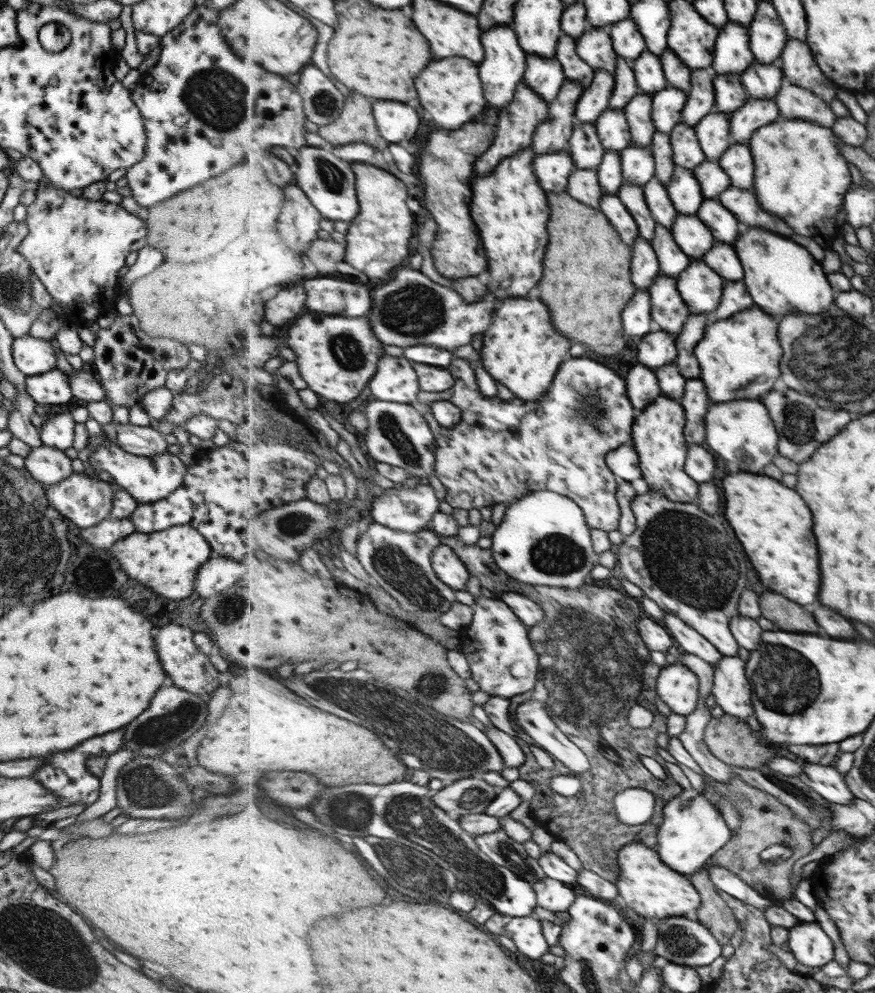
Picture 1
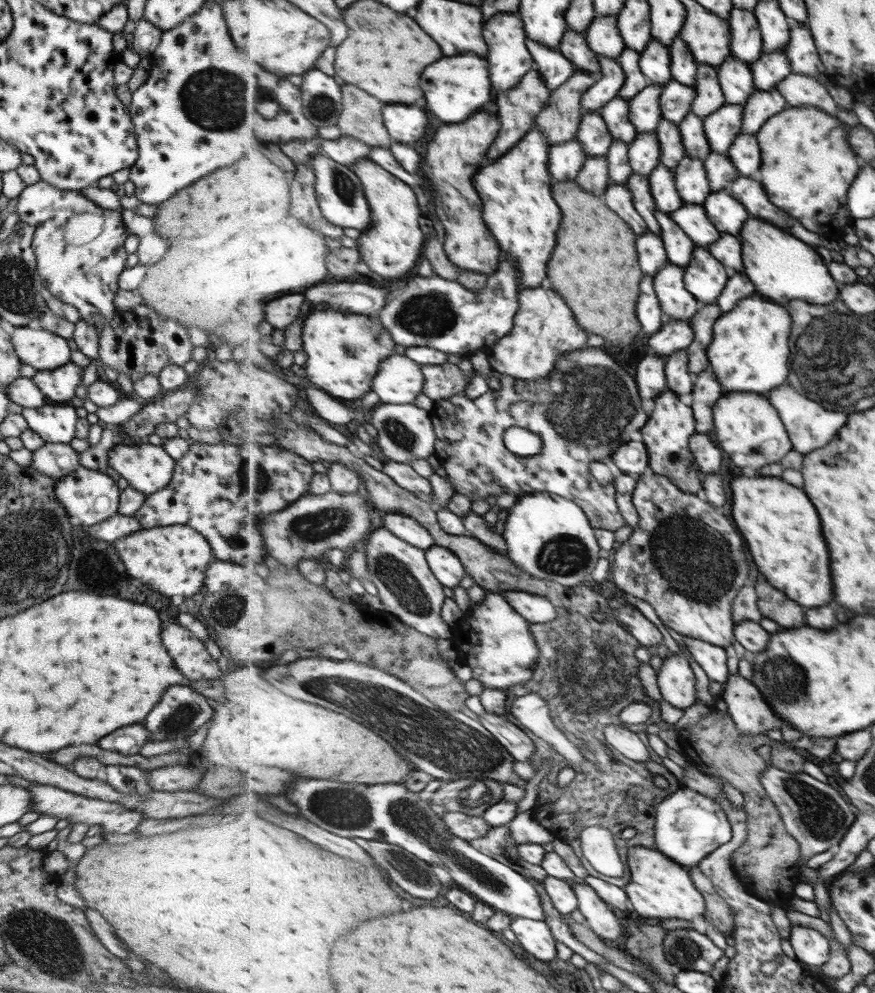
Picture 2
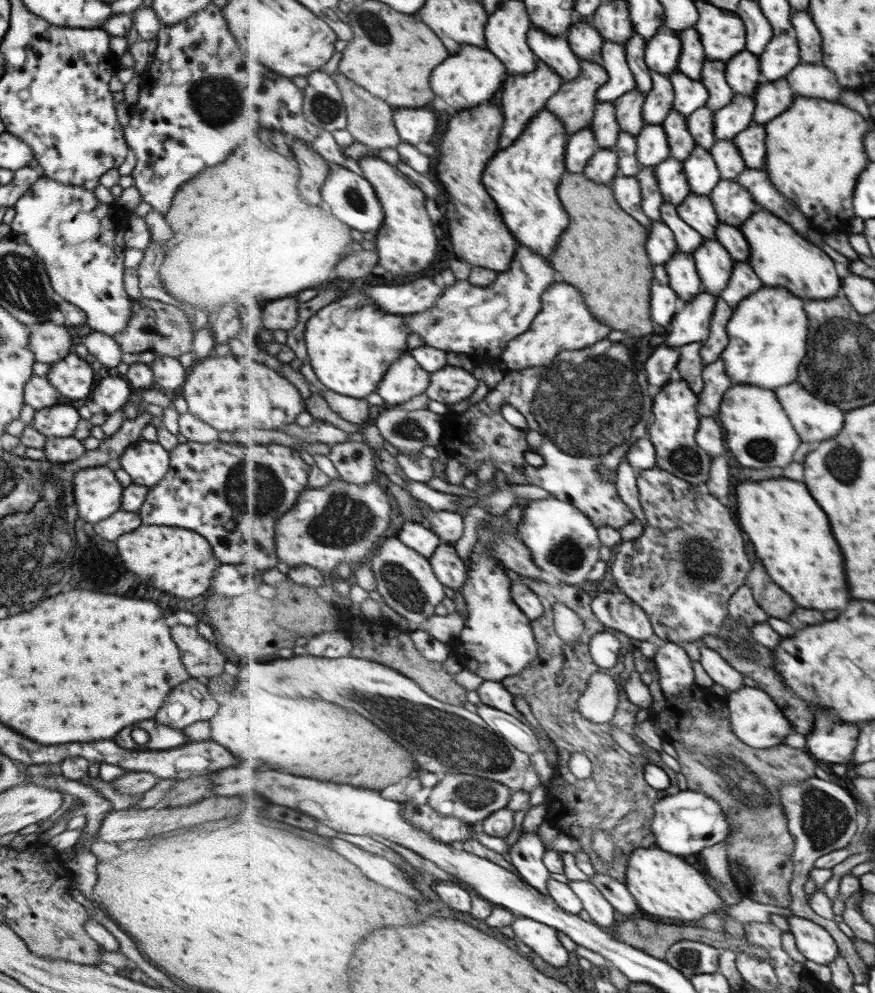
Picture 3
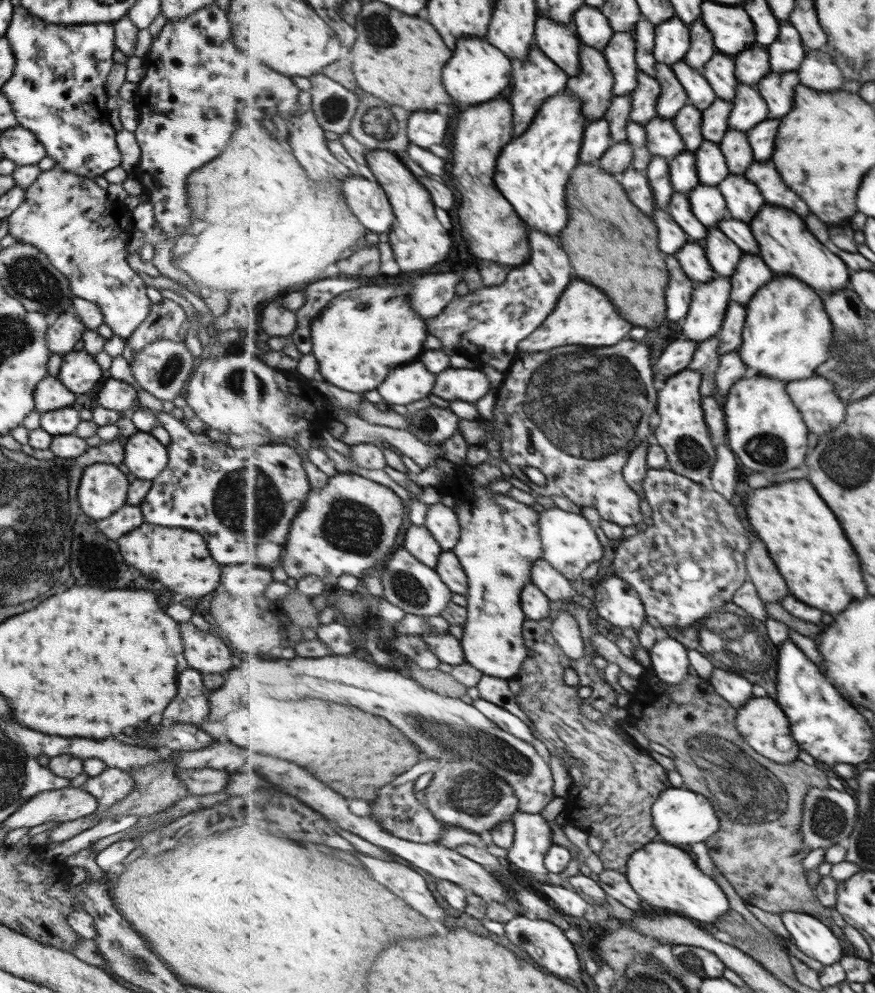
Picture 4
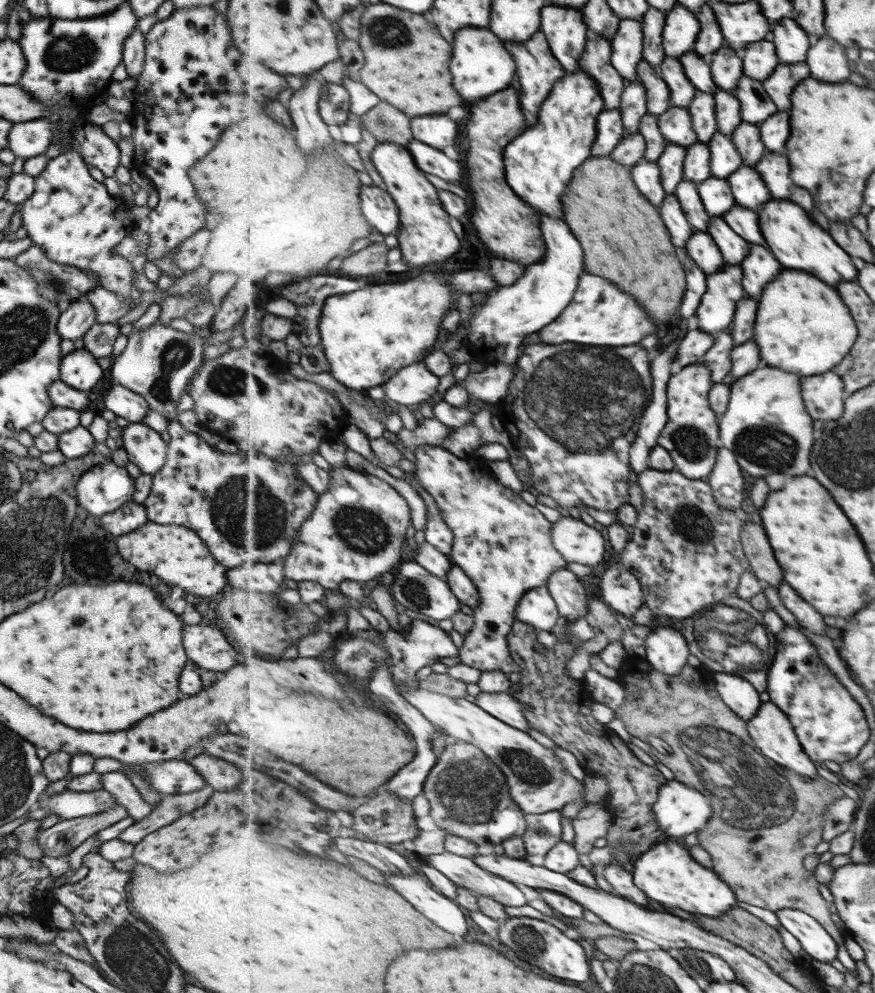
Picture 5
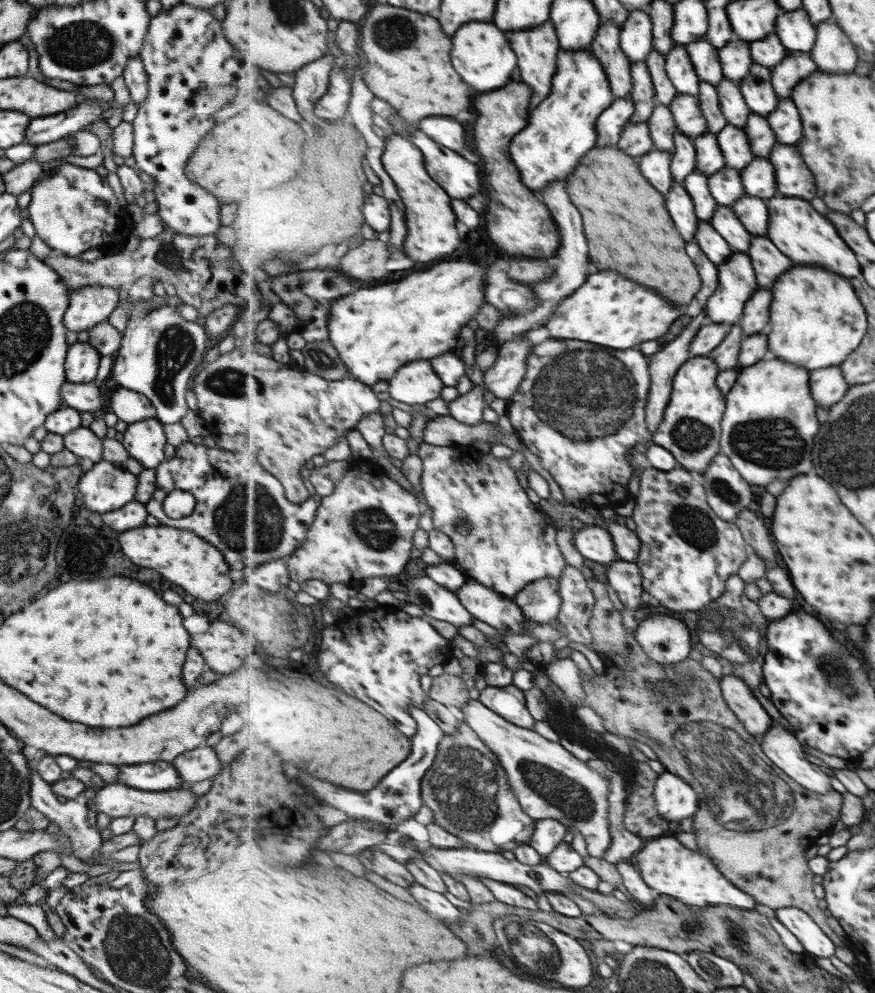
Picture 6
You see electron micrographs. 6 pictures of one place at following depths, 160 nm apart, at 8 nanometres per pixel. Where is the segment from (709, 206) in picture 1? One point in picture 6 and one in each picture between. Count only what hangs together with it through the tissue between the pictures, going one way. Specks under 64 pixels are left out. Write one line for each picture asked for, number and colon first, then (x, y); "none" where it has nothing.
2: (727, 213)
3: (735, 205)
4: (744, 200)
5: (749, 188)
6: (759, 178)

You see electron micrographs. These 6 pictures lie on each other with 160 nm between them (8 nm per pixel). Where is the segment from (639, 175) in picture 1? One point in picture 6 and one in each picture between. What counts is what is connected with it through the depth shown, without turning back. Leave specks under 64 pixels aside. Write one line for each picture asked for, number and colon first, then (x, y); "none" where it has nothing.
2: (645, 151)
3: (653, 144)
4: (664, 139)
5: (677, 124)
6: (689, 116)

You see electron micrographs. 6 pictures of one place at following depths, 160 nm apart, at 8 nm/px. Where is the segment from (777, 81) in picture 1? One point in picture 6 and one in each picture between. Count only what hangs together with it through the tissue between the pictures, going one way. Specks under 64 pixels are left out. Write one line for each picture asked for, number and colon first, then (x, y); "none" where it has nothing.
2: (772, 68)
3: (782, 55)
4: (787, 53)
5: (793, 42)
6: (798, 33)

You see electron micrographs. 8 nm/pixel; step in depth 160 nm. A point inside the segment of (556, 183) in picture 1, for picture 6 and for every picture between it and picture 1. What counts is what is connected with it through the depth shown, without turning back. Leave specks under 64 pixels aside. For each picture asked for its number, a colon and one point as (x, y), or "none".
2: (566, 160)
3: (582, 145)
4: (597, 139)
5: (611, 130)
6: (611, 124)

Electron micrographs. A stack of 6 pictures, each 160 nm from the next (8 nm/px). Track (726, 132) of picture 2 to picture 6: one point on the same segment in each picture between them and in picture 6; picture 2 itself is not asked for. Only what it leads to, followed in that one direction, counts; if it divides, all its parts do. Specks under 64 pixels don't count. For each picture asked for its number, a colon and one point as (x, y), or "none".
3: (738, 115)
4: (750, 108)
5: (757, 105)
6: (757, 87)

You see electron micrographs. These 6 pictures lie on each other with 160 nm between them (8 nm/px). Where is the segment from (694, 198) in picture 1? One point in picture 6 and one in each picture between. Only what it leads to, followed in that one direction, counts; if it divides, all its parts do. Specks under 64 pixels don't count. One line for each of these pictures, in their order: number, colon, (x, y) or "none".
2: (692, 179)
3: (703, 174)
4: (713, 166)
5: (726, 159)
6: (734, 141)

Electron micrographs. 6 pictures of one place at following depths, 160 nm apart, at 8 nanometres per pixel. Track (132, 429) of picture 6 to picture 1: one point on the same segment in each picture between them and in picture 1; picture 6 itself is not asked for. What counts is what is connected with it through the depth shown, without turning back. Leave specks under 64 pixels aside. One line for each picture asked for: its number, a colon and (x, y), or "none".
1: (149, 479)
2: (146, 467)
3: (145, 462)
4: (144, 456)
5: (144, 448)

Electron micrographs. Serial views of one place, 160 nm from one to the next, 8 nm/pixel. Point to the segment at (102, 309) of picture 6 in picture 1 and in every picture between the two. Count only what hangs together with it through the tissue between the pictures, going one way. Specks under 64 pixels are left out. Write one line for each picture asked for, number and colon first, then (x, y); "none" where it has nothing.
1: (31, 356)
2: (41, 349)
3: (50, 342)
4: (60, 336)
5: (79, 316)

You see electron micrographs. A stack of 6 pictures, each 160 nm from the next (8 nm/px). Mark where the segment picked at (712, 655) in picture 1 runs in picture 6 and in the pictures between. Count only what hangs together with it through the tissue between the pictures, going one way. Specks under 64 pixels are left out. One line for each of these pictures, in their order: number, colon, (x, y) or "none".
2: (712, 658)
3: (722, 673)
4: (732, 685)
5: (739, 694)
6: (737, 693)

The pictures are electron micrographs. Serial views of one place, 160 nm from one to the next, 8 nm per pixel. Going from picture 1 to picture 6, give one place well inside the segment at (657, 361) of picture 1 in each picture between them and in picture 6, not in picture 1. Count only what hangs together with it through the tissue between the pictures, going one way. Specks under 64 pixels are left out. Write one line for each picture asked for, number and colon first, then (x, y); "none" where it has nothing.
2: (675, 336)
3: (692, 323)
4: (711, 300)
5: (726, 288)
6: (738, 281)

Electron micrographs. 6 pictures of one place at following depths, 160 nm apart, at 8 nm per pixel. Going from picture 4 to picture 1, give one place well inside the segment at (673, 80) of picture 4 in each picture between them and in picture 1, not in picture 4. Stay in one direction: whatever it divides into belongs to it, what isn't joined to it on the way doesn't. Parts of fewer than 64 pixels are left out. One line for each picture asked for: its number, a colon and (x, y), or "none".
1: (639, 112)
2: (645, 109)
3: (659, 102)

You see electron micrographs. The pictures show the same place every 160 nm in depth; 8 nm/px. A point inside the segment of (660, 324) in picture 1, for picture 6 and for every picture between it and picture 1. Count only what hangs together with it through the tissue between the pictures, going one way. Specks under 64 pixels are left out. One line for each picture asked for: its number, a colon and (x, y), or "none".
2: (678, 303)
3: (685, 279)
4: (692, 257)
5: (702, 247)
6: (711, 241)

